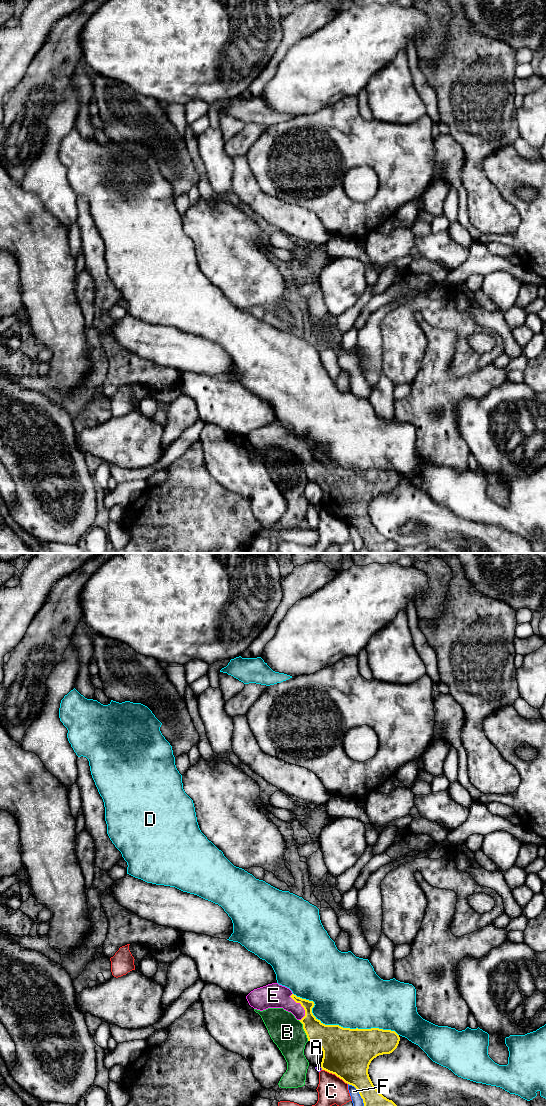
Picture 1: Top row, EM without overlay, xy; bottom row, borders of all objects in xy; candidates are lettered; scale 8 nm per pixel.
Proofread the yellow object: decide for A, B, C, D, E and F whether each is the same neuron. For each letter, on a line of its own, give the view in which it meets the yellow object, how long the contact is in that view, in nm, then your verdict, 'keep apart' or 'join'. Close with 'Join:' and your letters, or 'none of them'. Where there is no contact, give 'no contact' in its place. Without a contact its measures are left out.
A: xy | 30 nm | keep apart
B: xy | 190 nm | keep apart
C: xy | 240 nm | keep apart
D: xy | 900 nm | keep apart
E: xy | 240 nm | join
F: xy | 240 nm | keep apart
Join: E

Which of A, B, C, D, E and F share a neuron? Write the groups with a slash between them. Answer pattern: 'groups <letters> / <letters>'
groups A / B / C / D / E / F

